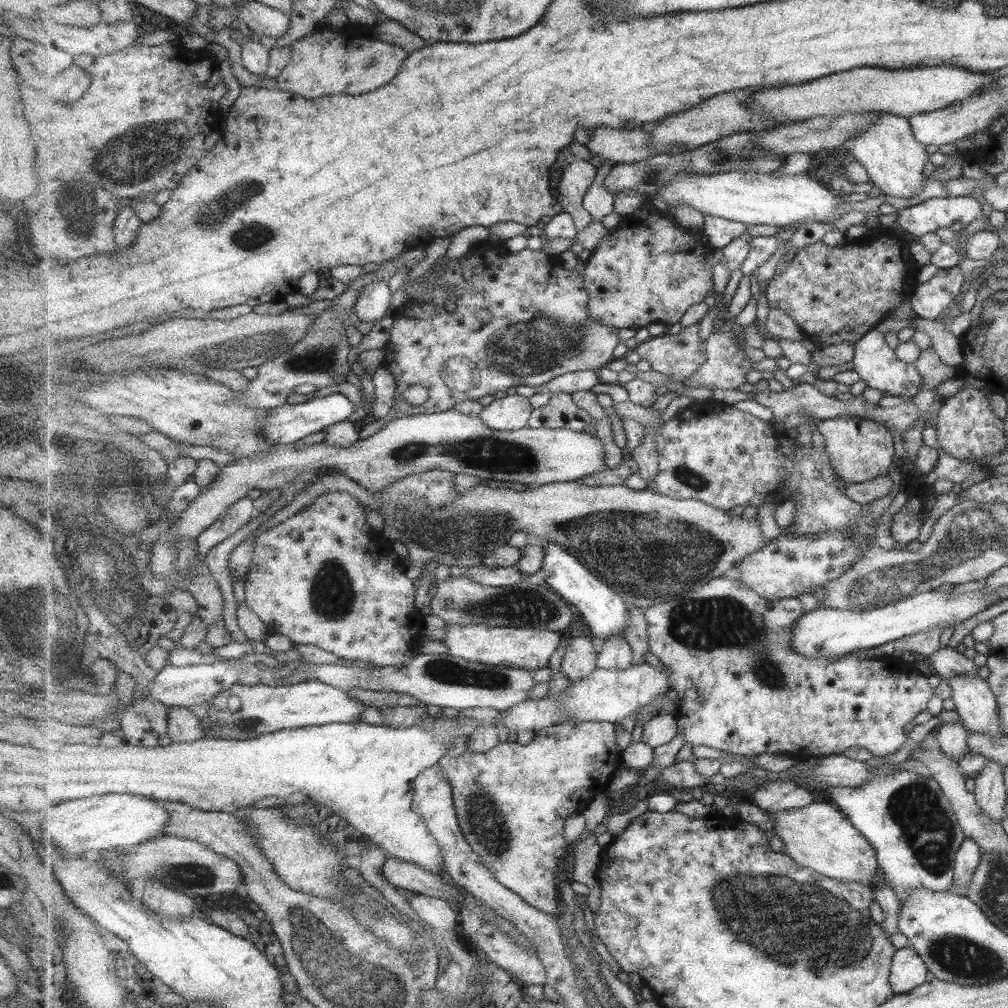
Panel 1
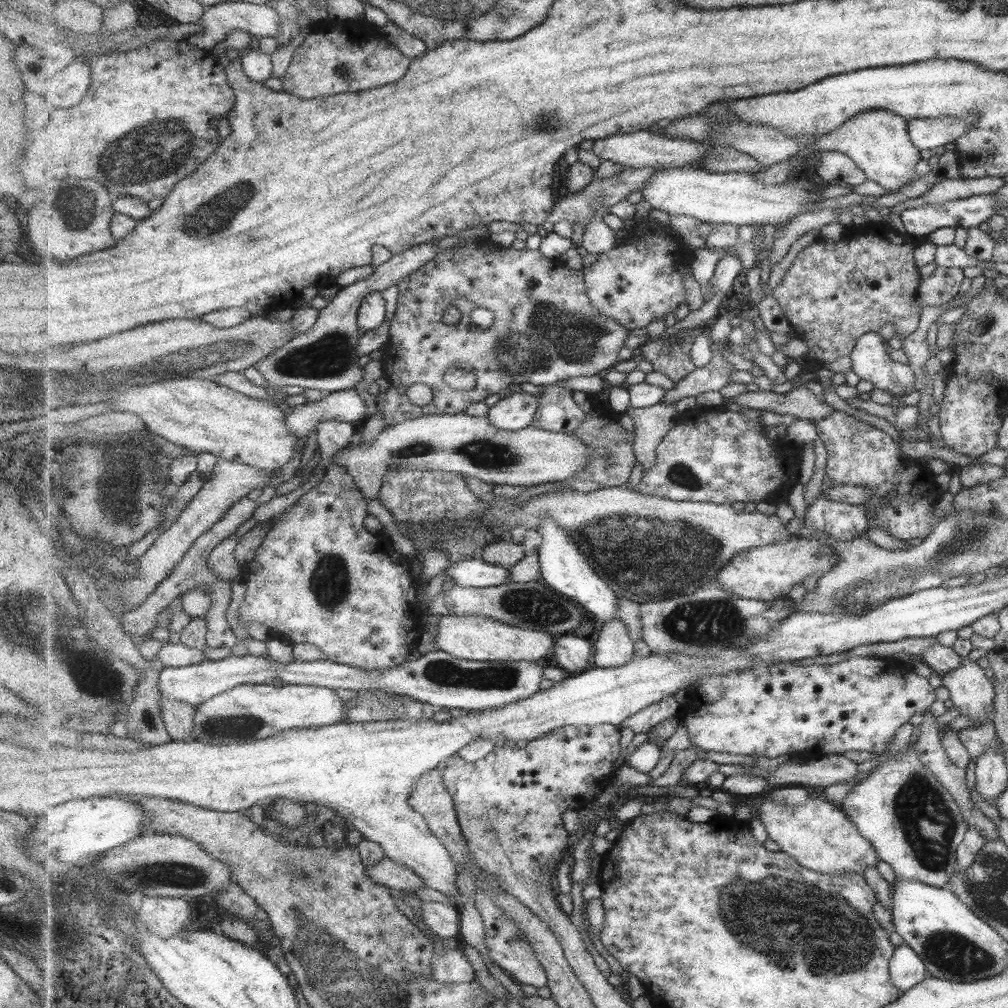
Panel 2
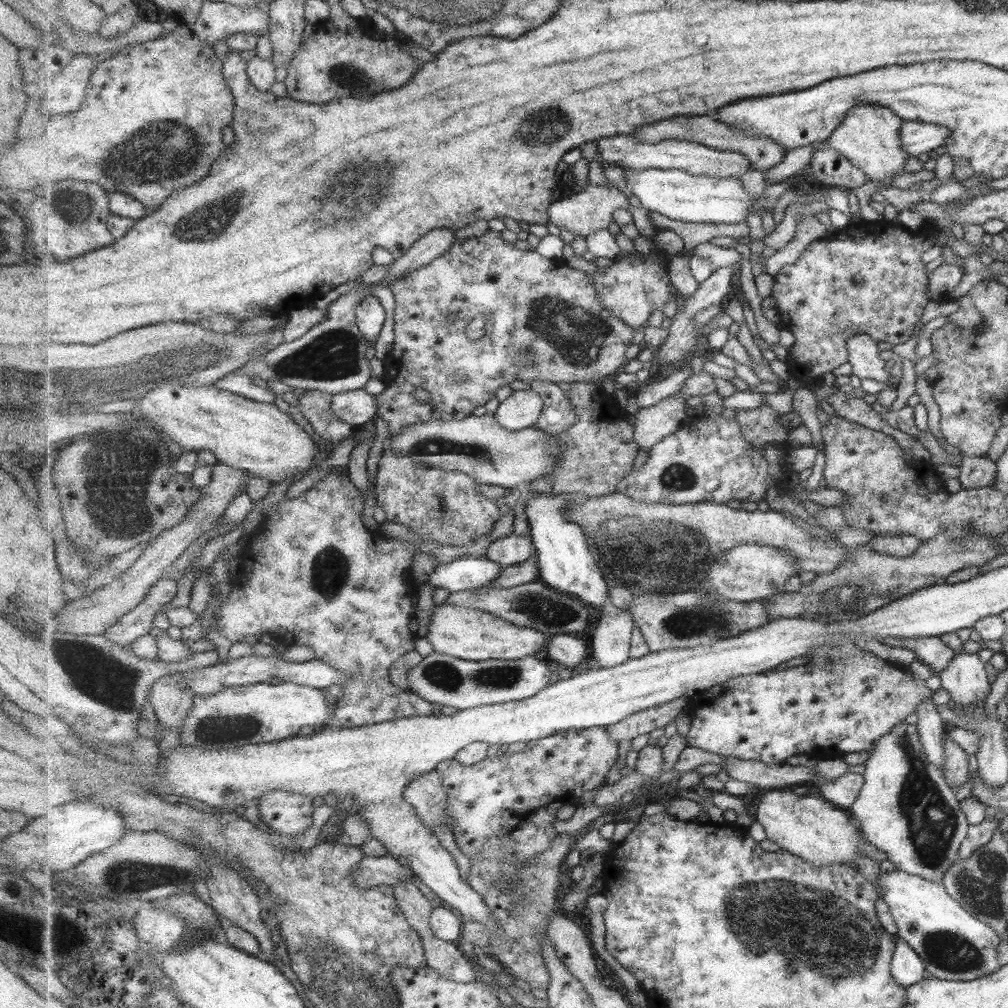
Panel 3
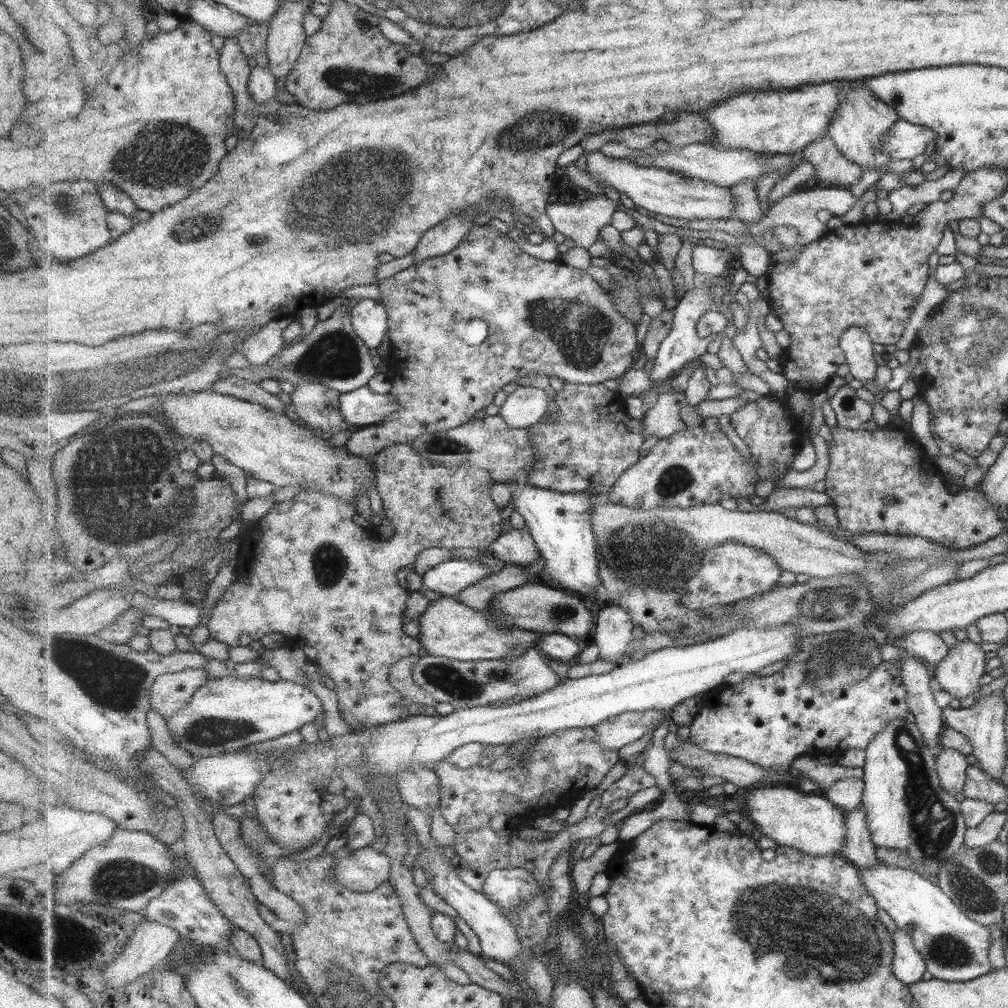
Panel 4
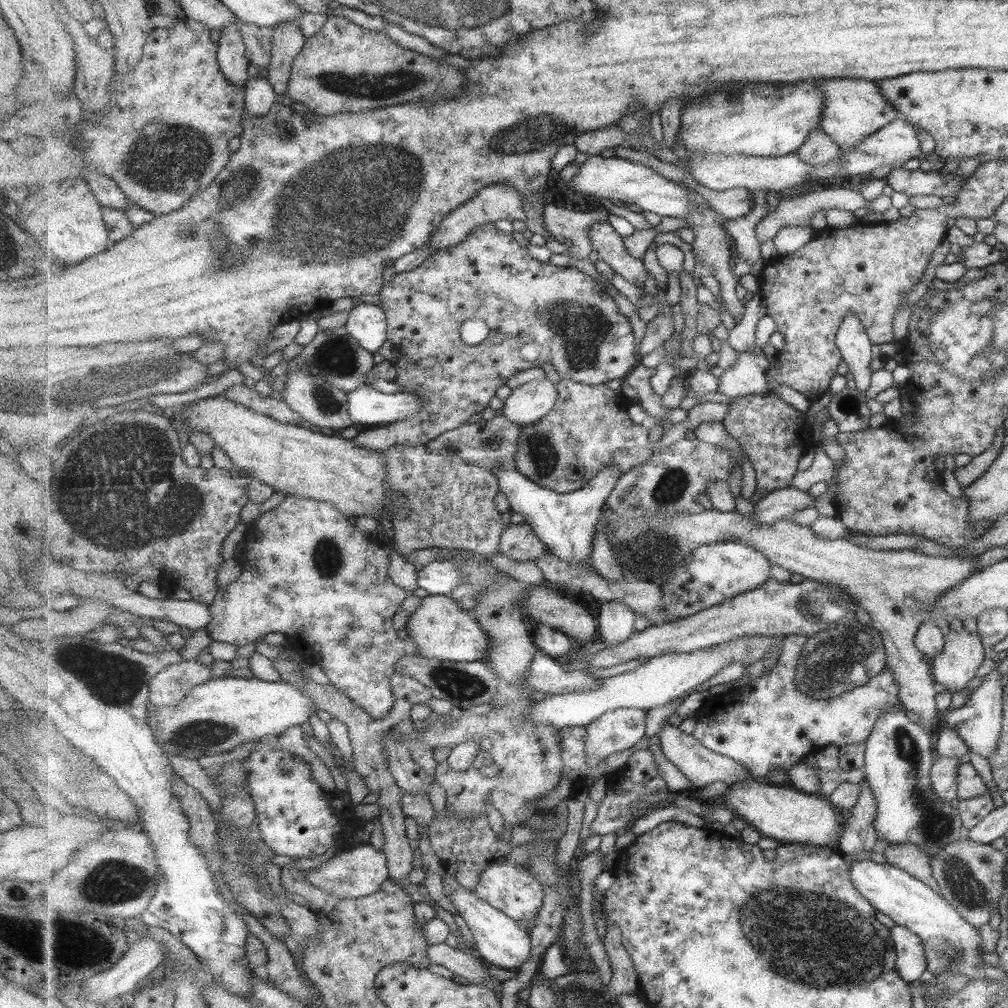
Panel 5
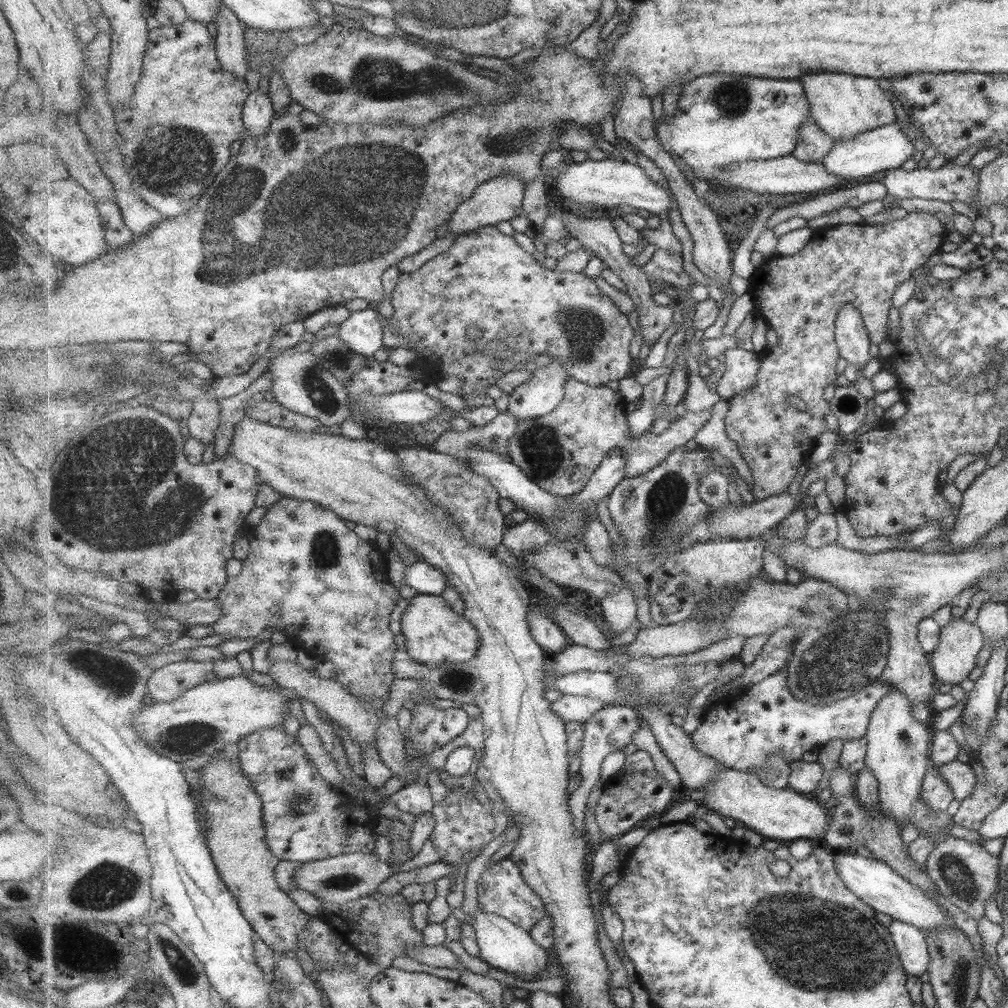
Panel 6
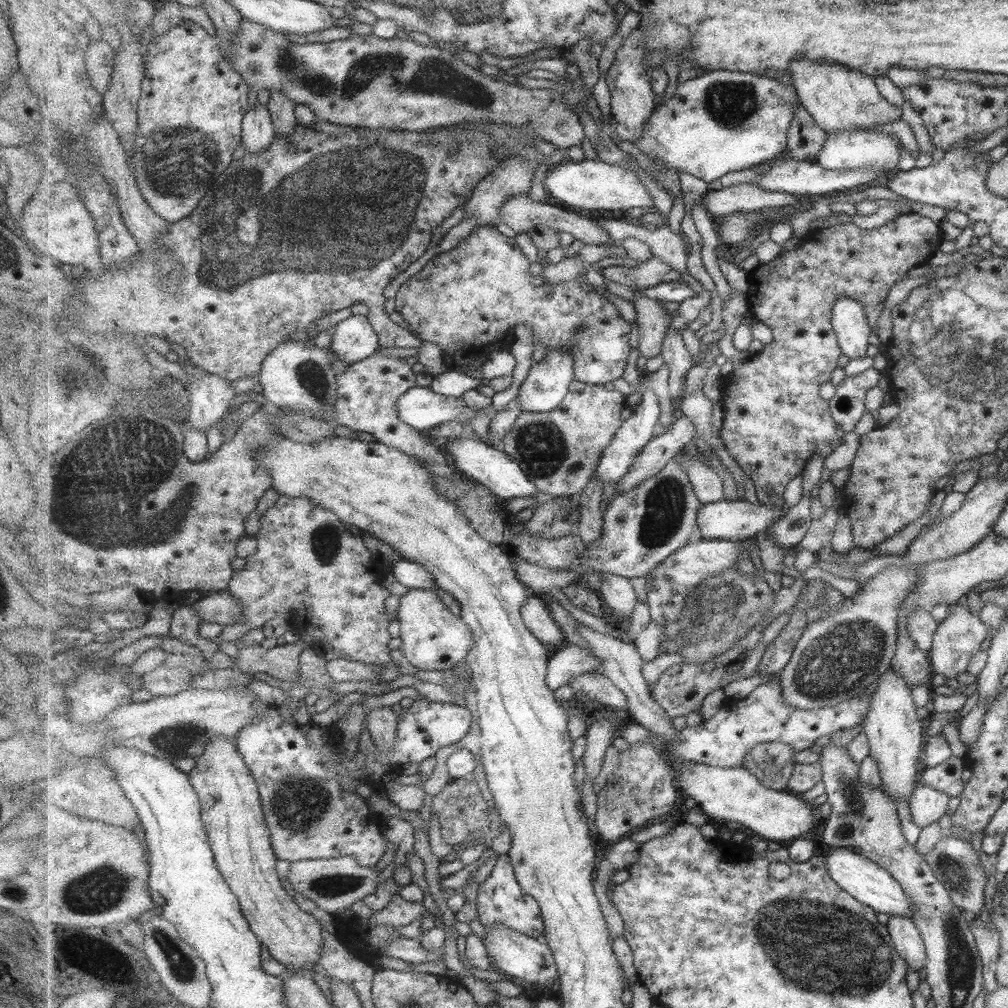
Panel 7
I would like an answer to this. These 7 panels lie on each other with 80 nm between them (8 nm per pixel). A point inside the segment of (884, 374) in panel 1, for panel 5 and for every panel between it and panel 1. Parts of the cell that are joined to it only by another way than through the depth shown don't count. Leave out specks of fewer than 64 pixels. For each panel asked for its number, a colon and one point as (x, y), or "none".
2: (869, 362)
3: (865, 363)
4: (855, 344)
5: (852, 340)

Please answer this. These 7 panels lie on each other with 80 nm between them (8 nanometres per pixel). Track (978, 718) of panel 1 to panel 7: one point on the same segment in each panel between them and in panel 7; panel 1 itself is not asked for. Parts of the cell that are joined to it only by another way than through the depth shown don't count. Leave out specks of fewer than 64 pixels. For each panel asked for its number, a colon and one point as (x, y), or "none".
2: (970, 691)
3: (963, 678)
4: (958, 673)
5: (954, 665)
6: (954, 655)
7: (960, 633)

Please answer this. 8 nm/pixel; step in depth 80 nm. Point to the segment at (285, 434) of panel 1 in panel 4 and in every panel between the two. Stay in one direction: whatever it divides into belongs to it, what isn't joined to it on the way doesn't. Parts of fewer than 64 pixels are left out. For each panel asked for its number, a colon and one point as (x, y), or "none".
2: (345, 406)
3: (354, 408)
4: (362, 408)

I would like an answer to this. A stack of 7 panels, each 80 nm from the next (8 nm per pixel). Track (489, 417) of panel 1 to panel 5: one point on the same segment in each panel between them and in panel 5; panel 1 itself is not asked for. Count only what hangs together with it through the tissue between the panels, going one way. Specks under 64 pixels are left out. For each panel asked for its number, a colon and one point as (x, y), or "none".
2: (516, 411)
3: (522, 409)
4: (526, 406)
5: (528, 403)

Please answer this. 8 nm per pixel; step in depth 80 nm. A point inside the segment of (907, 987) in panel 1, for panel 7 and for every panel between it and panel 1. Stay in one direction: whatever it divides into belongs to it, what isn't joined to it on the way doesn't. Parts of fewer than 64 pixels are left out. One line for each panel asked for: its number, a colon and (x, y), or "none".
2: (906, 969)
3: (906, 967)
4: (908, 965)
5: (911, 961)
6: (909, 940)
7: (903, 934)

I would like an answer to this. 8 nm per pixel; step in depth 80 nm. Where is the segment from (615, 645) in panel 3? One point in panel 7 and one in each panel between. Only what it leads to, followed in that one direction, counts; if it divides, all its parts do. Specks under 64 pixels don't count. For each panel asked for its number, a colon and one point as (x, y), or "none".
4: (614, 630)
5: (616, 622)
6: (620, 609)
7: (618, 594)

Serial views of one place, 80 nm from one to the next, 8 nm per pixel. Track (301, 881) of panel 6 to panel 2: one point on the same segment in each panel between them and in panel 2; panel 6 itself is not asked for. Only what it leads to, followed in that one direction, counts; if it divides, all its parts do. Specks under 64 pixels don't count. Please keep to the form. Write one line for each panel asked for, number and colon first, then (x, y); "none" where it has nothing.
2: (387, 872)
3: (382, 870)
4: (366, 870)
5: (361, 871)

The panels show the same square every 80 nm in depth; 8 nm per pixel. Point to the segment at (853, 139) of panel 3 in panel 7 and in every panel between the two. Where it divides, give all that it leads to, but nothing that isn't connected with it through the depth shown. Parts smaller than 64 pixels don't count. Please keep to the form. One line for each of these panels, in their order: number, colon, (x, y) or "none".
4: (861, 121)
5: (856, 109)
6: (844, 106)
7: (839, 99)

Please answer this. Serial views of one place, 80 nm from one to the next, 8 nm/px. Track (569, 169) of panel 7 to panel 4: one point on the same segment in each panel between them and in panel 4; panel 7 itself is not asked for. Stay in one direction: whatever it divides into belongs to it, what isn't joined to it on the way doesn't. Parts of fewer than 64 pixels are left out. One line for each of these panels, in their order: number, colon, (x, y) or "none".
4: (667, 193)
5: (615, 178)
6: (608, 183)

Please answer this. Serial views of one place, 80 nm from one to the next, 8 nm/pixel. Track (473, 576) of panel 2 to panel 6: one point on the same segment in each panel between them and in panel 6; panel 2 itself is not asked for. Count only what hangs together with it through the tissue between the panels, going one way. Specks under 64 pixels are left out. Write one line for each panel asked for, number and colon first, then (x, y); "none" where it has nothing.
3: (468, 572)
4: (450, 578)
5: (440, 577)
6: (425, 578)

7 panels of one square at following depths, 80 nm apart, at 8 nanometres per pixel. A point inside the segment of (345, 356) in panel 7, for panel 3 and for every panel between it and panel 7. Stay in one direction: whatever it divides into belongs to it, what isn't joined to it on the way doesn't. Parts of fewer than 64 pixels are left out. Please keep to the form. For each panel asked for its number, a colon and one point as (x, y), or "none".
3: (370, 316)
4: (370, 320)
5: (367, 323)
6: (362, 331)

